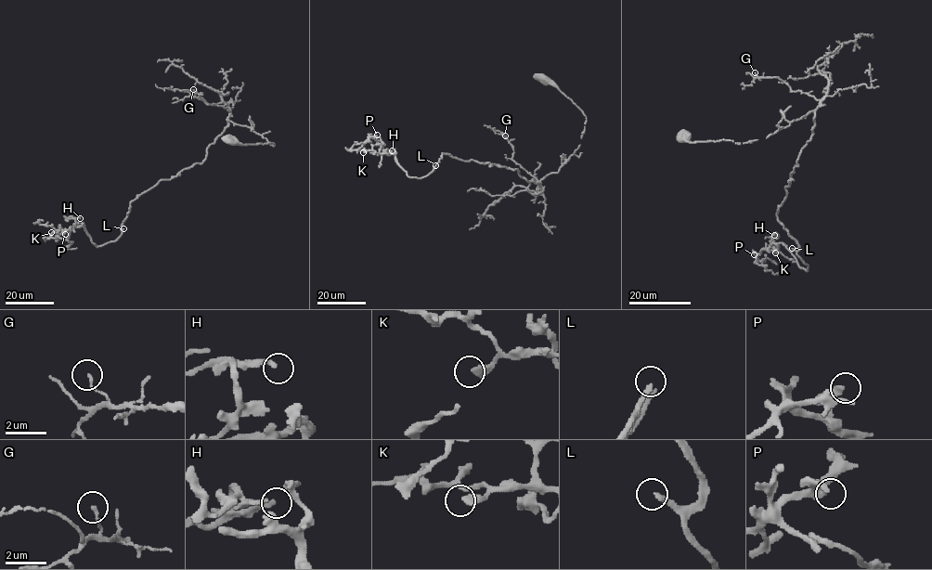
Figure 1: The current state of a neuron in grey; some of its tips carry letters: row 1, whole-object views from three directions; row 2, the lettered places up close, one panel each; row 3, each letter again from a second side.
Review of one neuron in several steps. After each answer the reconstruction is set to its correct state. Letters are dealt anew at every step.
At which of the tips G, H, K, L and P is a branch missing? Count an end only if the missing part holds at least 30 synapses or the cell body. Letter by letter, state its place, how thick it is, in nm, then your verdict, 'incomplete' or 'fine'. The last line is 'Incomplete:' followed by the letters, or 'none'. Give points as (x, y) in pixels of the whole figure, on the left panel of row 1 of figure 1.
G: place (193, 89); calibre 140 nm; fine
H: place (80, 218); calibre 240 nm; fine
K: place (51, 232); calibre 300 nm; fine
L: place (123, 228); calibre 200 nm; incomplete
P: place (65, 234); calibre 280 nm; fine
Incomplete: L

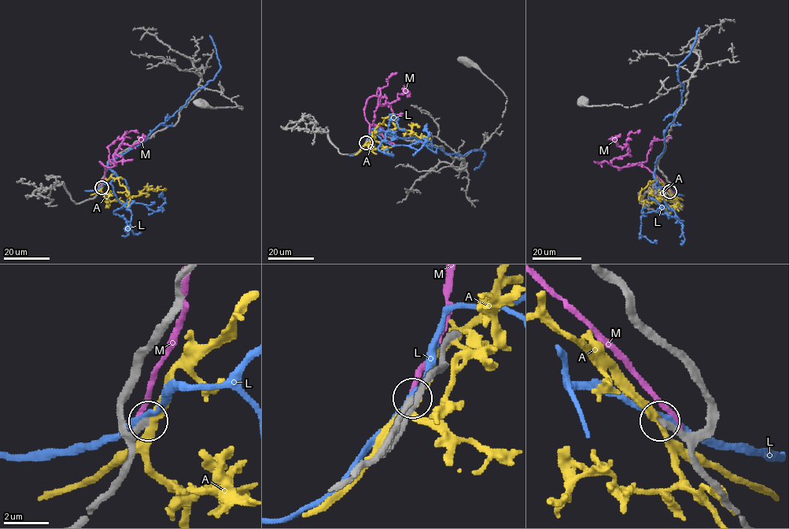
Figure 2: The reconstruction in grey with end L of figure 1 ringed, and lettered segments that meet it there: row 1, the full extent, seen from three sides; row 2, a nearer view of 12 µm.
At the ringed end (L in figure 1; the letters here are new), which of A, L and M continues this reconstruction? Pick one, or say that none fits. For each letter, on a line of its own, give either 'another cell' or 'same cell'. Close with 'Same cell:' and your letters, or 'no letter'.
A: another cell
L: another cell
M: another cell
Same cell: no letter

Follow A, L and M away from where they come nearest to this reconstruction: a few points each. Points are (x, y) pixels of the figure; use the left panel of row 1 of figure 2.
A: (101, 187), (112, 176), (124, 186), (129, 197), (140, 195), (145, 188), (164, 188)
L: (100, 187), (116, 176), (108, 166), (110, 161), (141, 142), (190, 95), (213, 79), (220, 65), (209, 35)
M: (100, 187), (105, 170), (100, 162), (114, 166), (116, 149), (144, 138), (138, 136)

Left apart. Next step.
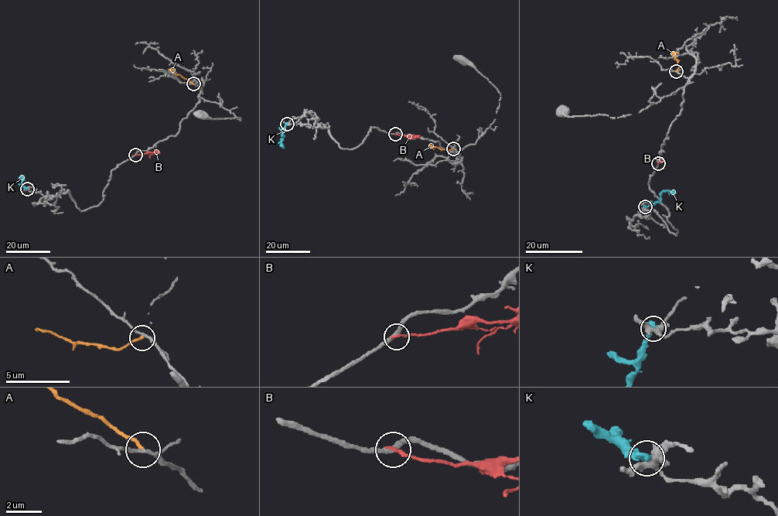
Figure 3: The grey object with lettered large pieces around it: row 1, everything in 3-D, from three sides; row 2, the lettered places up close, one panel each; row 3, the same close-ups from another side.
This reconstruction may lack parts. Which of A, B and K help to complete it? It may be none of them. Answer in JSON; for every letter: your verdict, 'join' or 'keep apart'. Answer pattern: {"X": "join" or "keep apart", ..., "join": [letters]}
{"A": "keep apart", "B": "keep apart", "K": "keep apart", "join": []}

